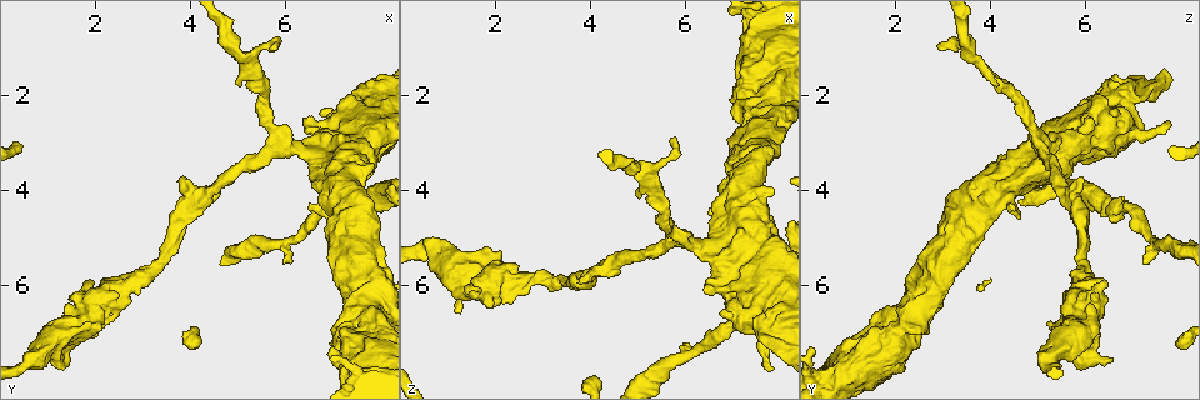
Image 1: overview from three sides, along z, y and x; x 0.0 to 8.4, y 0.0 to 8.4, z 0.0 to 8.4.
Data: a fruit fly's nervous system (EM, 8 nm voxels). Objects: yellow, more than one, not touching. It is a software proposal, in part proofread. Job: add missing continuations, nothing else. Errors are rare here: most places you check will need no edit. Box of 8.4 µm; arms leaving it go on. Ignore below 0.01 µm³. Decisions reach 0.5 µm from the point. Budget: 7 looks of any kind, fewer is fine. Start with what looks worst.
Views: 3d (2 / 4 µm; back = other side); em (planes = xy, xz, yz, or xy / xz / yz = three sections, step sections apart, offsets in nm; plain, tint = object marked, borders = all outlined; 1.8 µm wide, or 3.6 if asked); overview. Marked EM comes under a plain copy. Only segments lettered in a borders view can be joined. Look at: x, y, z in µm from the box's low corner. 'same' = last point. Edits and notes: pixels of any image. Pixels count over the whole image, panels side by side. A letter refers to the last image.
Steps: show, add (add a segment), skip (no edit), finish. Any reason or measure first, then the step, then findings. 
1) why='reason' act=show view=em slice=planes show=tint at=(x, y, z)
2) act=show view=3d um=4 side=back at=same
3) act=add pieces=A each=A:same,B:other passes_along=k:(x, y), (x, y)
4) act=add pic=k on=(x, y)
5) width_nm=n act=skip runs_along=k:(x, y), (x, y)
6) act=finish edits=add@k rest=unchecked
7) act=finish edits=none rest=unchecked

why='free end' act=show view=3d um=4 at=(5.95, 5.45, 7.25)

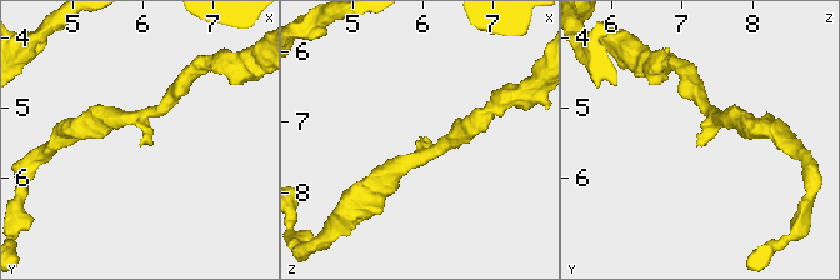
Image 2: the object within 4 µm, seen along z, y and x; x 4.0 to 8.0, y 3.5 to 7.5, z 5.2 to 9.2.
arm_widths_nm=200,260 act=show view=em slice=yz step=8 show=tint at=(5.95, 5.50, 7.25)

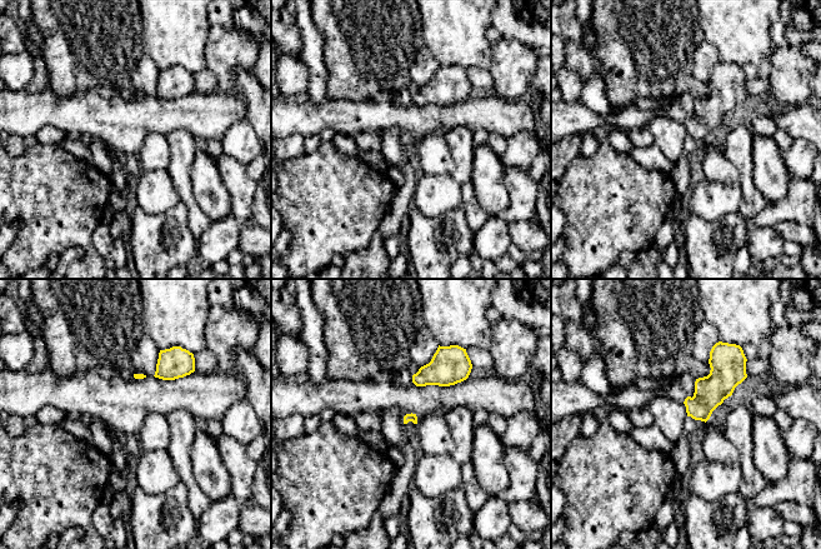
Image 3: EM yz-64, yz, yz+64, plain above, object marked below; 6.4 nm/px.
act=show view=em slice=planes show=borders at=same

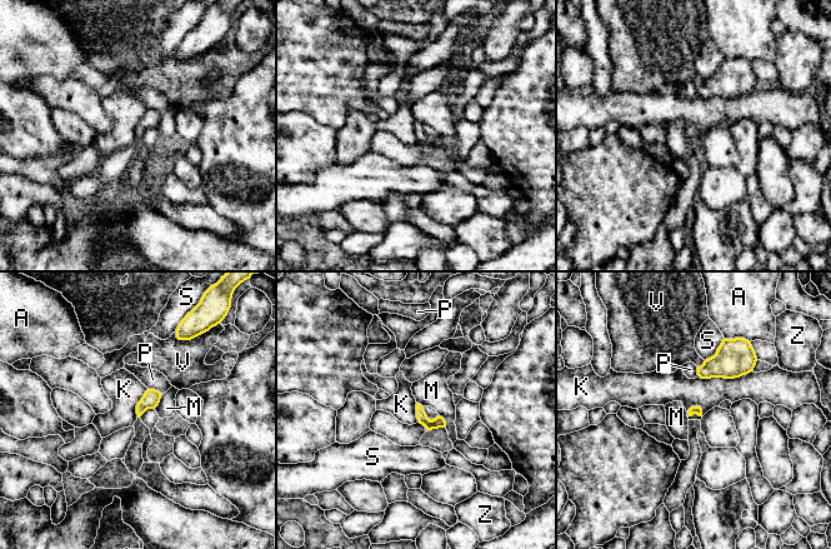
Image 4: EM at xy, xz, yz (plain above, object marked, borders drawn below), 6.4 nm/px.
act=skip each=A:other,K:other,M:other,P:other,S:other,V:other,Z:other border=4:(751, 370), (734, 378), (699, 377) found='no lettered segment goes on from it'

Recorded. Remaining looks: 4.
why='an open end' act=show view=3d um=2 at=(3.85, 3.75, 5.90)

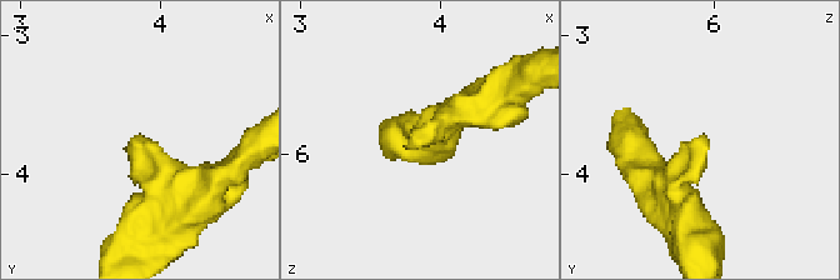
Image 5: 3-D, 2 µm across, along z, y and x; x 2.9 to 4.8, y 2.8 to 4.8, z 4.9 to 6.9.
act=show view=em slice=xy step=16 show=tint at=(3.80, 3.74, 5.92)

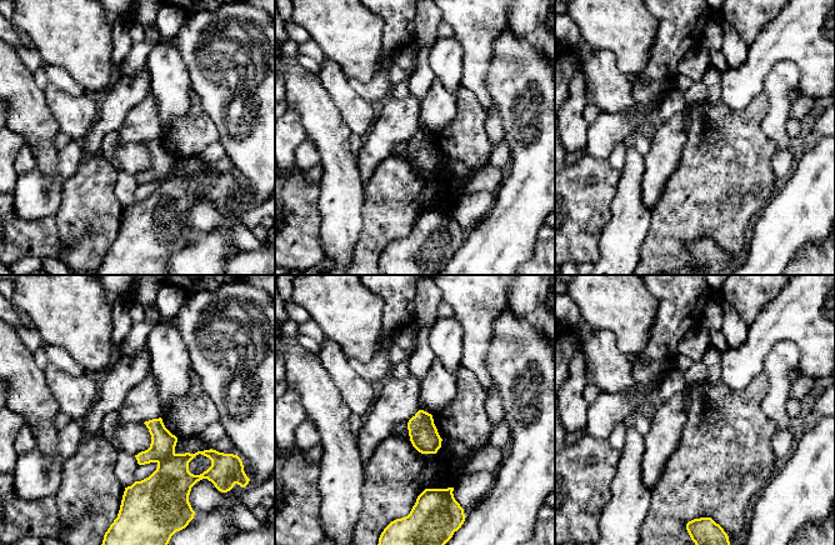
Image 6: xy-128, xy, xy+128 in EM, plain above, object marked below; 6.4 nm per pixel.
act=show view=em slice=xz step=4 show=borders at=same

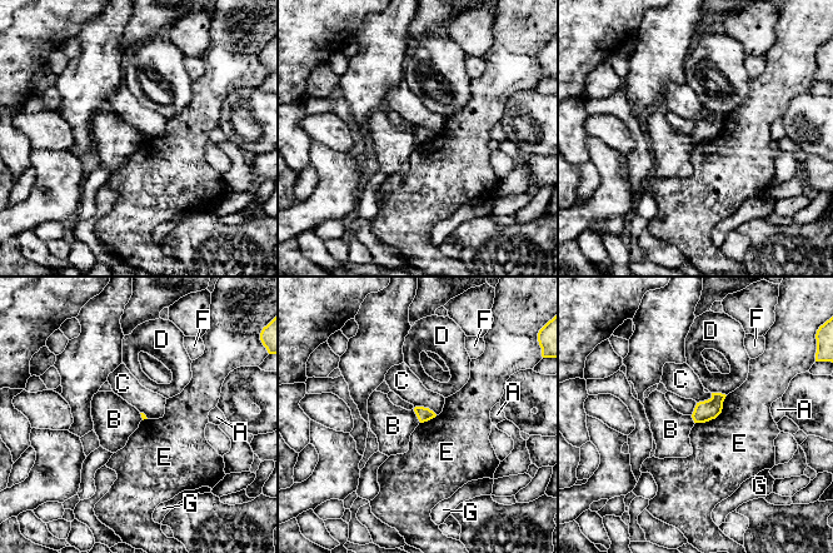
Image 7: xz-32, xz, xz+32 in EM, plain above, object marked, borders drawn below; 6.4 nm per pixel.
longest_contact=E:280nm act=skip each=A:other,B:other,C:other,D:other,E:other,F:other,G:other found='no lettered segment goes on from it'

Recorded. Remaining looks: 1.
why='thick turns thin' act=show view=em um=3.6 slice=planes show=borders at=(2.05, 6.50, 6.00)

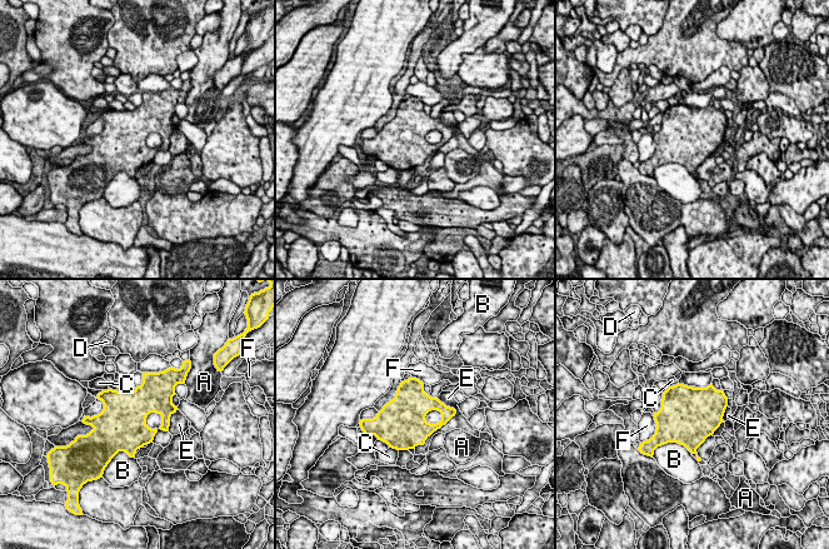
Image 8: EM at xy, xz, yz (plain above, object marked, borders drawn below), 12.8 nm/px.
longest_contact=E:750nm act=skip each=A:other,B:other,C:other,D:other,E:other,F:other border=8:(457, 410), (423, 444), (414, 448) found='none of them fits'

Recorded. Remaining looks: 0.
act=finish edits=none rest=unchecked

